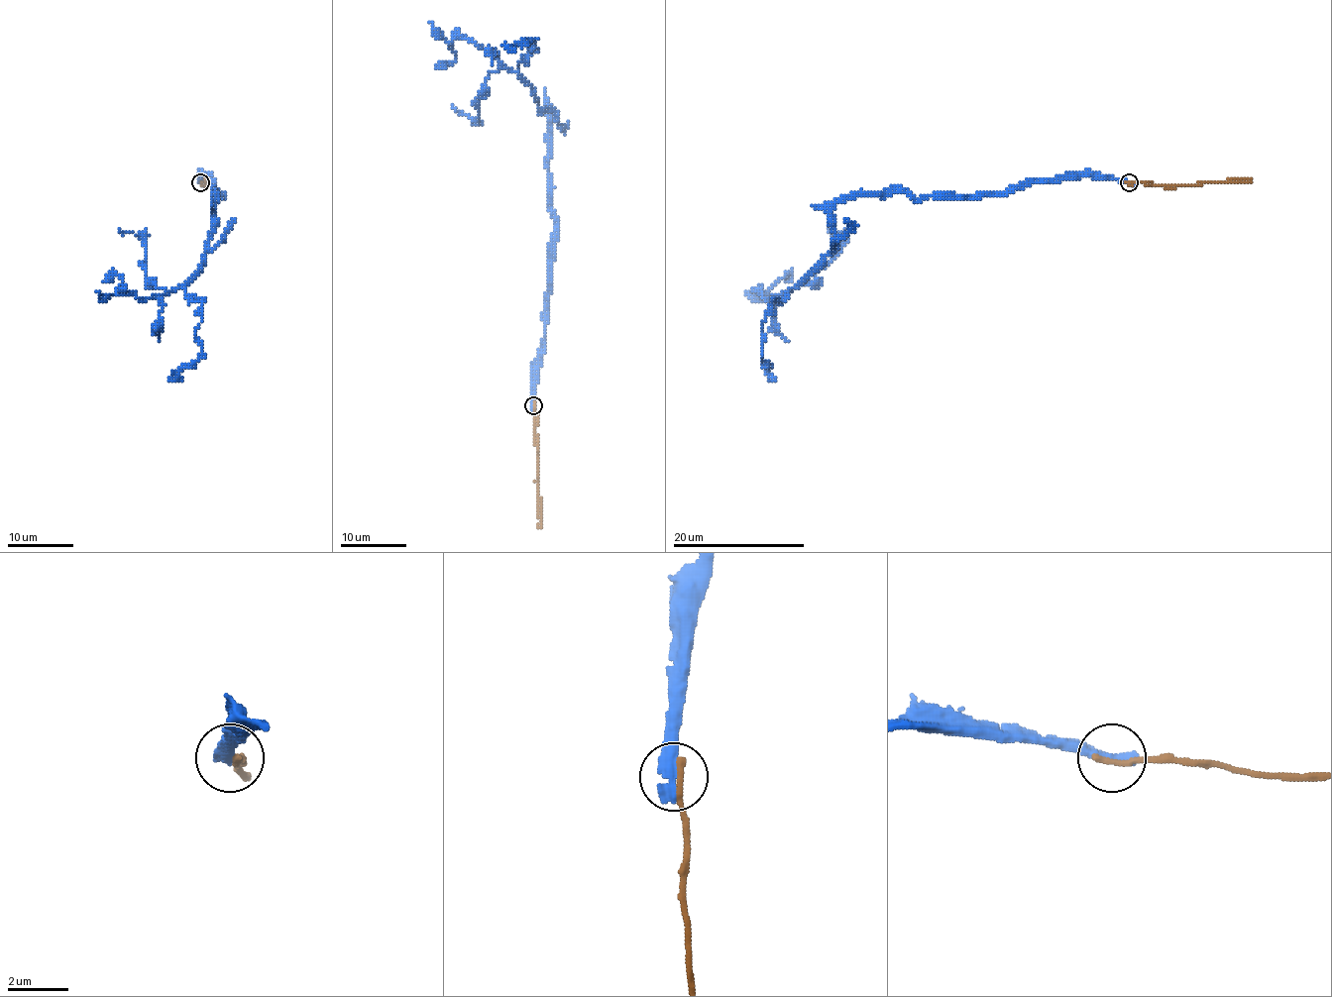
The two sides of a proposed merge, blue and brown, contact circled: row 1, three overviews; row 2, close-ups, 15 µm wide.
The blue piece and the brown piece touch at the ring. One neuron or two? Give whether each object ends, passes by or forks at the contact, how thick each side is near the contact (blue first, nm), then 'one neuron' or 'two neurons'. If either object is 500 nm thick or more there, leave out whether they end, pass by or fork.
500 nm thick on the blue side, 240 nm on the other; two neurons

